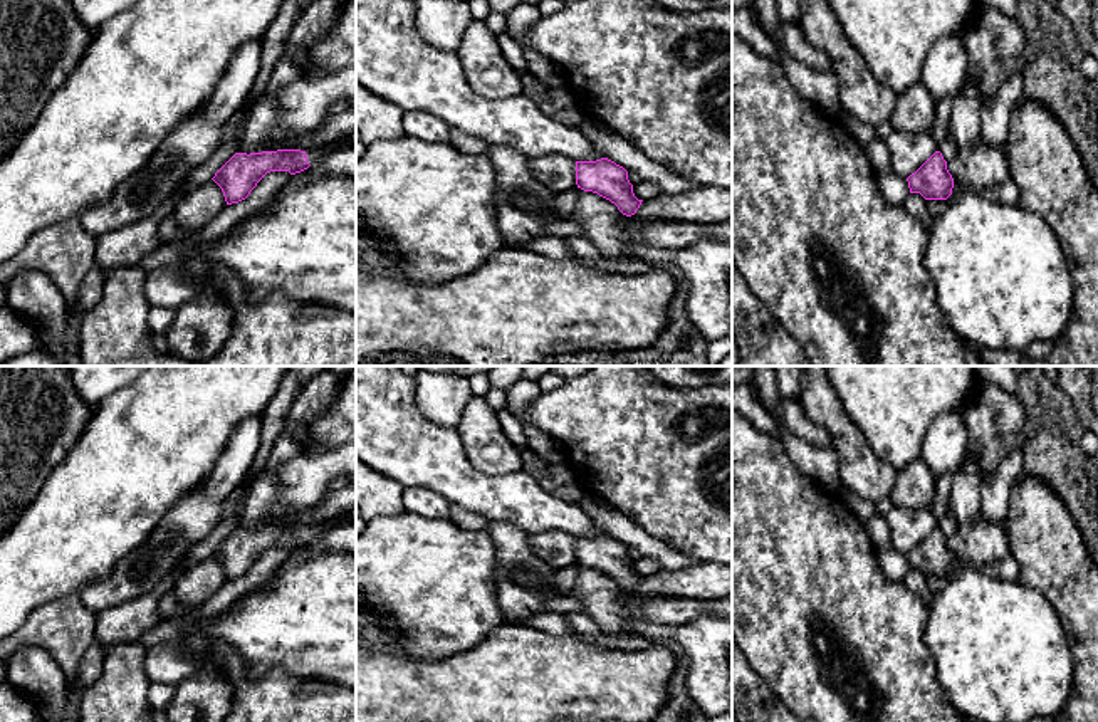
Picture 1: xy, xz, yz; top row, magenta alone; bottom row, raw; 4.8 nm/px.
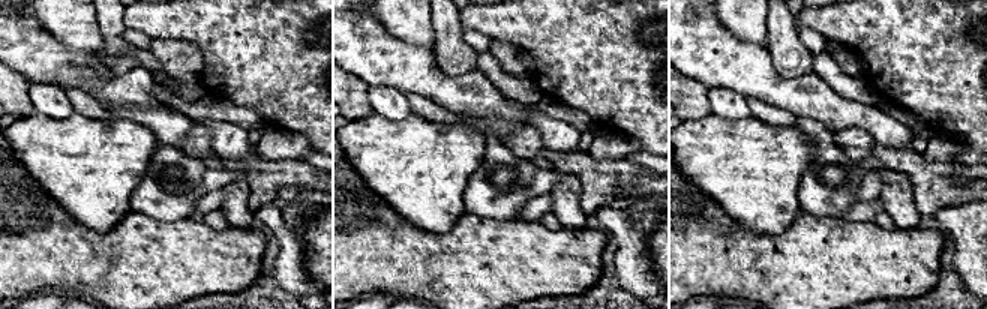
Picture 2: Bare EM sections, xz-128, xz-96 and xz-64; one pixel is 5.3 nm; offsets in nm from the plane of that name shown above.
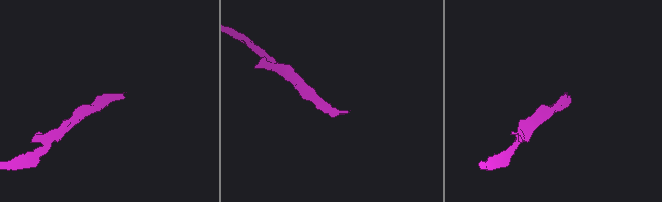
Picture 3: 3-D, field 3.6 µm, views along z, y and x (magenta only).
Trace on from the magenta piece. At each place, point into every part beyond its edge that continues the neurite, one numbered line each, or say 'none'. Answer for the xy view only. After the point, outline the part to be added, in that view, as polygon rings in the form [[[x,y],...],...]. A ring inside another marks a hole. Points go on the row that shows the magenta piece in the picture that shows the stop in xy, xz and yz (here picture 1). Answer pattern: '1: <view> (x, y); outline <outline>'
1: xy (314, 155); outline [[[321,146],[321,148],[311,148],[306,151],[307,154],[307,161],[311,166],[314,166],[317,161],[324,160],[326,156],[329,156],[332,151],[336,151],[337,146]]]

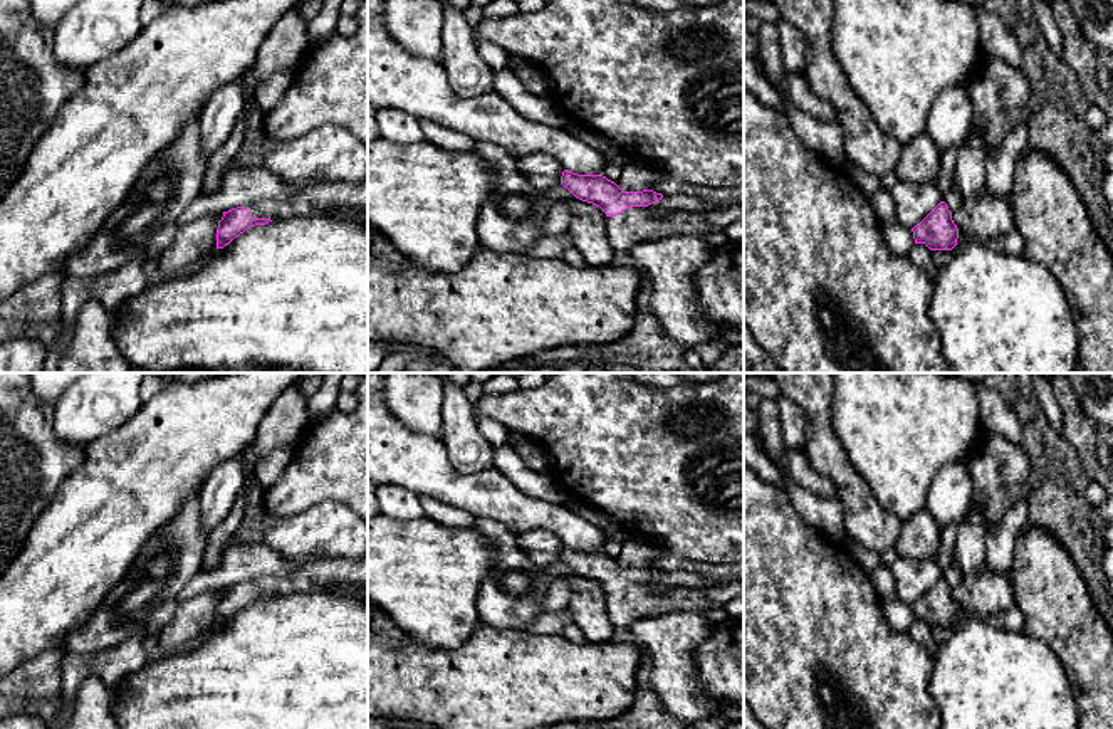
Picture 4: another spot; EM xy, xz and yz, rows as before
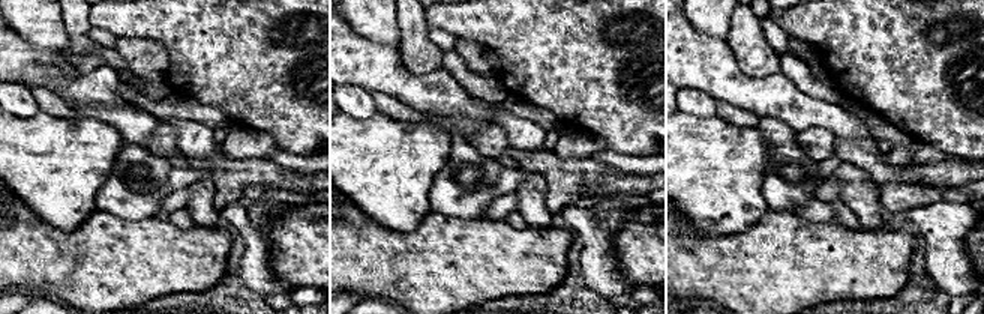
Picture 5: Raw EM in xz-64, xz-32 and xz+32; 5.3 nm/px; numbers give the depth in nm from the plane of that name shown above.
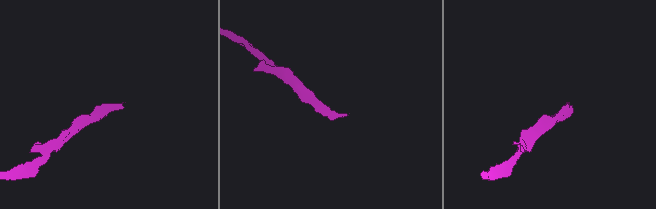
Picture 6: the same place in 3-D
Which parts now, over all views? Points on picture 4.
1: xz (635, 225); outline [[[658,205],[630,207],[623,213],[608,217],[608,242],[619,257],[624,257],[640,244],[675,235],[718,233],[742,218],[740,205],[707,212],[668,212]]]

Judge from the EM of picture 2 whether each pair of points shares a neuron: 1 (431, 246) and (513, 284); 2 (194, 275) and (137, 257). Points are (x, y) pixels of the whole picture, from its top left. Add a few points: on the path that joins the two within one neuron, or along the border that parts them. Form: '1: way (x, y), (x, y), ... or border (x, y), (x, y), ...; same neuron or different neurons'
1: way (452, 267), (492, 269); same neuron
2: way (180, 264), (150, 264); same neuron

